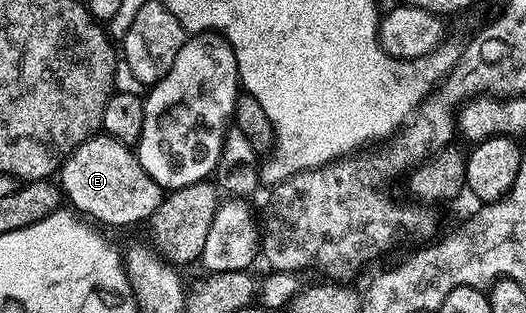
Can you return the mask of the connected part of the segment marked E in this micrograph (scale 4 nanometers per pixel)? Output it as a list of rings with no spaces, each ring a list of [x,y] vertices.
[[[106,134],[90,136],[85,143],[77,146],[77,150],[59,169],[57,180],[76,213],[92,221],[100,220],[103,224],[150,221],[159,203],[165,199],[164,189],[145,172],[138,155],[128,145]]]

